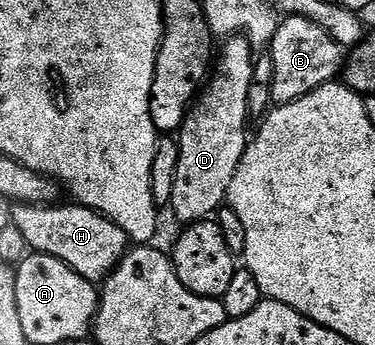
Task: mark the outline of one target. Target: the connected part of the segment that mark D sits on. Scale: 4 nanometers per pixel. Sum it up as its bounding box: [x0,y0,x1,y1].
[169,36,255,224]

